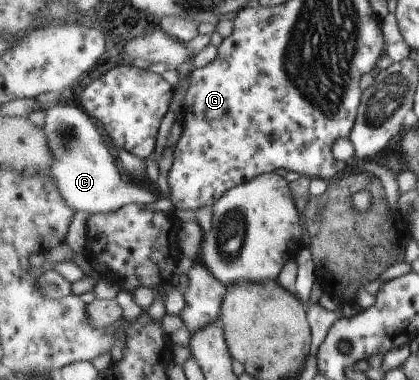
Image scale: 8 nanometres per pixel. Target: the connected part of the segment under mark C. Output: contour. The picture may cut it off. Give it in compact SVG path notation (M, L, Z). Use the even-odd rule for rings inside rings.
M58 104L45 109L47 121L44 132L48 136L48 146L51 147L54 164L50 168L50 175L58 187L66 208L74 214L86 212L89 222L95 218L108 218L119 210L126 209L132 203L152 205L161 200L157 186L150 186L144 182L122 182L121 166L116 164L114 150L110 147L106 136L100 129L98 122L80 106L66 106Z

